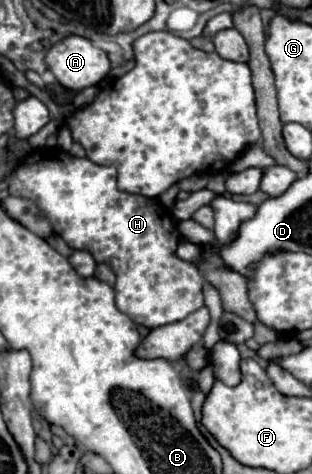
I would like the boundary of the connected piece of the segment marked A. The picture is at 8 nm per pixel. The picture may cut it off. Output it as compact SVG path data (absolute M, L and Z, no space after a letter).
M68 36L68 38L56 42L46 52L46 66L64 88L74 90L74 92L80 92L80 90L84 90L88 86L100 84L110 72L108 54L104 50L100 50L100 48L94 48L92 42L88 38L82 38L82 36Z

